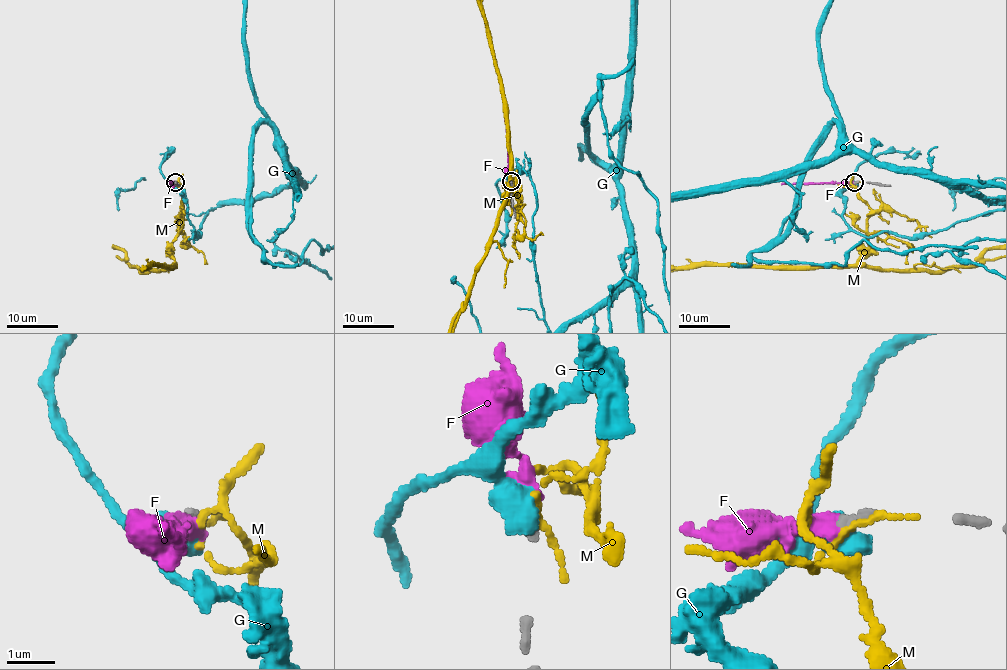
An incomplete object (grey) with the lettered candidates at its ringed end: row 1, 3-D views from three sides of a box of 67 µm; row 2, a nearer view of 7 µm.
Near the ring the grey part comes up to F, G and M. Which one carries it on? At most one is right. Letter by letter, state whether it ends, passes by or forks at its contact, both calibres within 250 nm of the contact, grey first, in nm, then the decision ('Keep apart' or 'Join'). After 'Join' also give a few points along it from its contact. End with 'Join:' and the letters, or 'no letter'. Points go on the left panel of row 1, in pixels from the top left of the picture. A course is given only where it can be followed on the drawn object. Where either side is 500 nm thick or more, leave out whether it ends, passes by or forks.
F: It ends there. Thickness 200 nm (grey) against 320 nm. Join
G: Thickness 200 nm (grey) against 650 nm. Keep apart
M: It passes by. Thickness 200 nm (grey) against 120 nm. Keep apart
Join: F

